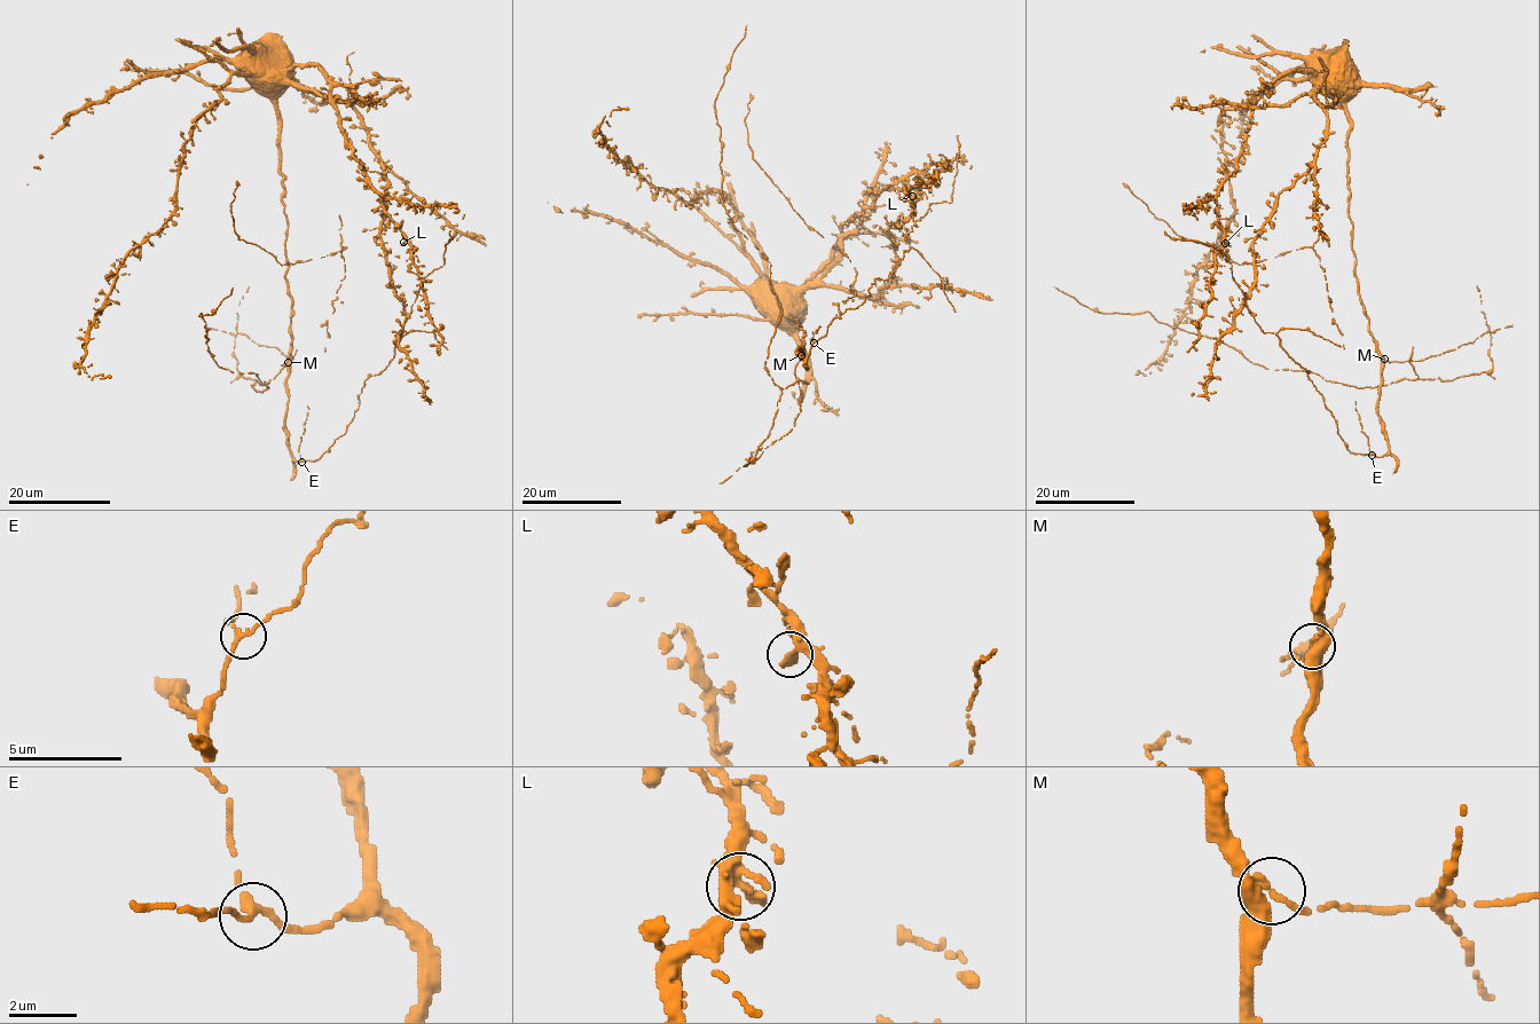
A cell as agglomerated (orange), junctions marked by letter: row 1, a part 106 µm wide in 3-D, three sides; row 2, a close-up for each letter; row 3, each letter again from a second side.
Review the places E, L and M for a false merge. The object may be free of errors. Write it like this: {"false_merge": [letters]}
{"false_merge": []}

